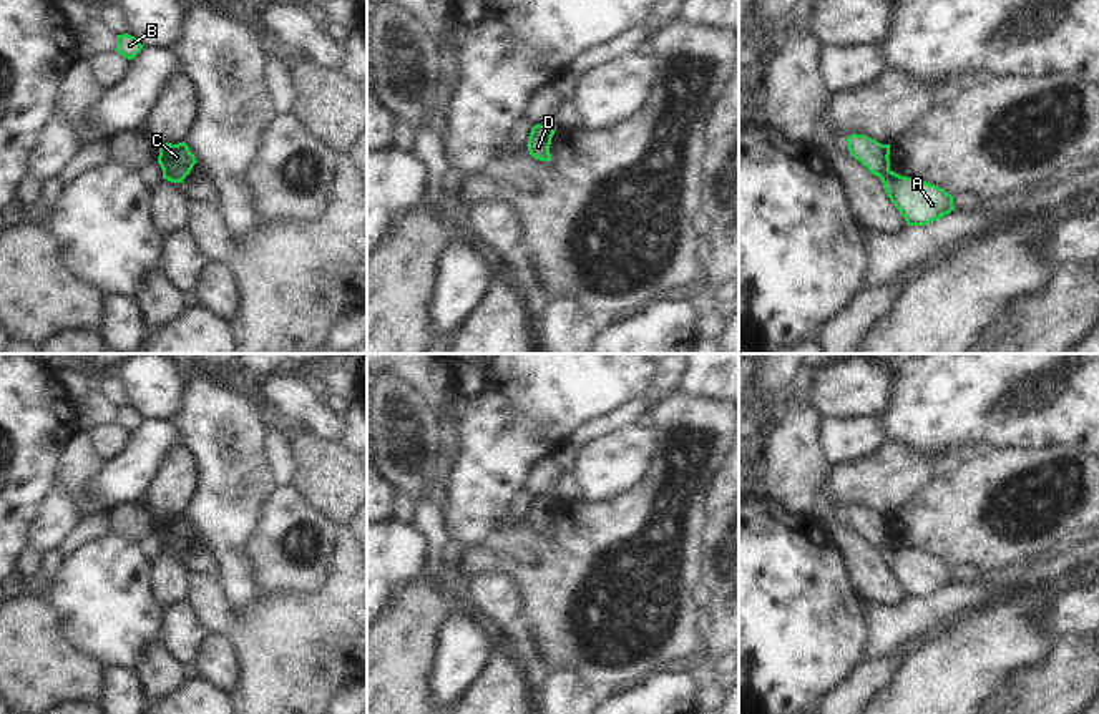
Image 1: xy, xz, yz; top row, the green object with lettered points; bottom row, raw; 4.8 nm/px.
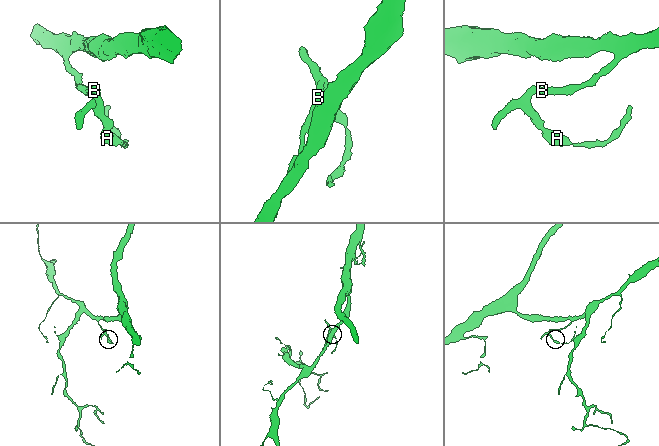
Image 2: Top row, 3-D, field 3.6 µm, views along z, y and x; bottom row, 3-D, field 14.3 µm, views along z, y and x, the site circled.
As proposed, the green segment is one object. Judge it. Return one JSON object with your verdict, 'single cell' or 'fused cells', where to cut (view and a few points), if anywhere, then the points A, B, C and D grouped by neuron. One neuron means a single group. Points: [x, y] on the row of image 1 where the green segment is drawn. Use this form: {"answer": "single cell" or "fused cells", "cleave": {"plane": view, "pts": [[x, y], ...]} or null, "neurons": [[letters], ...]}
{"answer": "fused cells", "cleave": {"plane": "yz", "pts": [[888, 170], [880, 178]]}, "neurons": [["A", "D"], ["B", "C"]]}

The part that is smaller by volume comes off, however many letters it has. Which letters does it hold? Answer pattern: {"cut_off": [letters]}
{"cut_off": ["A", "D"]}

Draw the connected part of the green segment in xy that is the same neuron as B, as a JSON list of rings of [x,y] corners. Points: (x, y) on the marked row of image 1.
[[[116,35],[116,50],[121,56],[133,60],[139,51],[143,50],[143,45],[131,35]]]

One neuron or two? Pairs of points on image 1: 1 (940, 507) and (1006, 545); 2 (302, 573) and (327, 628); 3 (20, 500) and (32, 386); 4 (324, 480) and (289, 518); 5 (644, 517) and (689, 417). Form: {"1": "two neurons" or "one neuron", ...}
{"1": "one neuron", "2": "two neurons", "3": "one neuron", "4": "two neurons", "5": "one neuron"}

